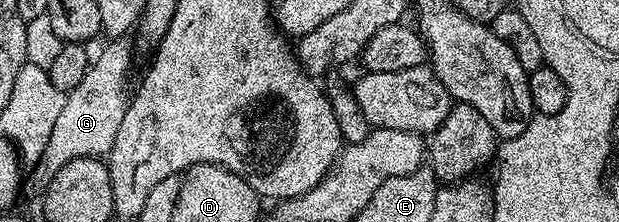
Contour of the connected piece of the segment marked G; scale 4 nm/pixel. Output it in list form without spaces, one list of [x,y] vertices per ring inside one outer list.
[[[110,40],[98,54],[98,59],[91,61],[86,67],[84,80],[76,84],[74,90],[66,96],[64,108],[56,125],[52,127],[52,136],[48,140],[48,148],[44,148],[42,158],[32,168],[34,182],[38,188],[45,187],[52,176],[64,164],[77,158],[102,158],[109,155],[112,144],[116,140],[116,132],[120,129],[120,120],[124,120],[124,112],[128,105],[126,81],[130,78],[130,46],[126,40]]]

